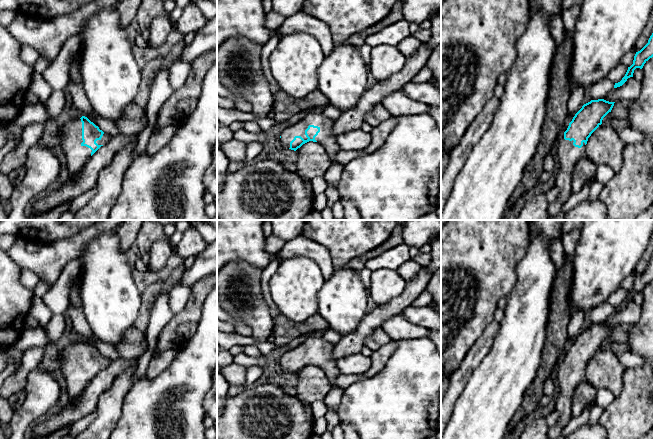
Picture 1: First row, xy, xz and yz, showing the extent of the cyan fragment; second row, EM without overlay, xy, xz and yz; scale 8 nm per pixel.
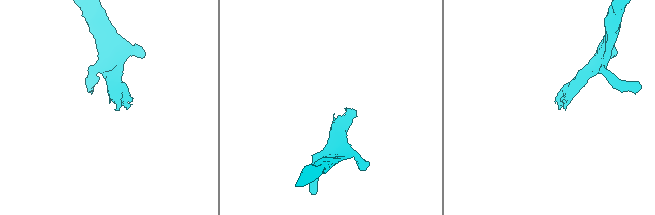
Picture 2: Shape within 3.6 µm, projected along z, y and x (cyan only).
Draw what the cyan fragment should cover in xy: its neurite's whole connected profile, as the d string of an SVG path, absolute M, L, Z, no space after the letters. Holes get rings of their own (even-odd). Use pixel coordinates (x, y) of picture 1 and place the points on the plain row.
M87 341L70 343L61 354L61 371L67 384L69 400L76 400L89 382L110 363Z

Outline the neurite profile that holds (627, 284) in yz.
M633 271L629 276L627 276L621 283L620 287L626 291L630 291L633 288L635 280L635 272Z

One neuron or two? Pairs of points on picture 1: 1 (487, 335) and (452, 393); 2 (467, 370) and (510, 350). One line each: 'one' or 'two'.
1: one
2: two

